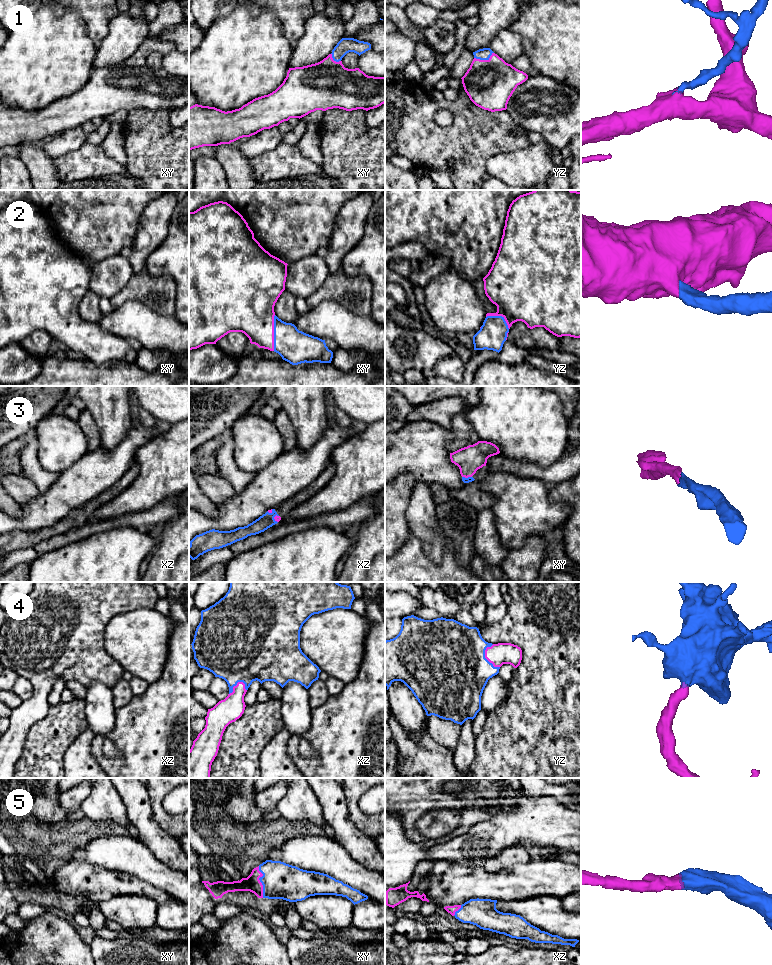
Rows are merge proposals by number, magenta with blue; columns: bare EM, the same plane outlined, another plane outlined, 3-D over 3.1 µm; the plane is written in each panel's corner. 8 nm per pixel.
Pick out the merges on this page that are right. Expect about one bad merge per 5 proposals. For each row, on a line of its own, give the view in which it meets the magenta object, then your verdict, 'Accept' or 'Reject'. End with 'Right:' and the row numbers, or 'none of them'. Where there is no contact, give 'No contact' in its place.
1: Touches magenta in yz. Accept
2: Touches magenta in xy. Accept
3: Touches magenta in xz. Accept
4: Touches magenta in yz. Accept
5: Touches magenta in xy. Accept
Right: 1, 2, 3, 4, 5

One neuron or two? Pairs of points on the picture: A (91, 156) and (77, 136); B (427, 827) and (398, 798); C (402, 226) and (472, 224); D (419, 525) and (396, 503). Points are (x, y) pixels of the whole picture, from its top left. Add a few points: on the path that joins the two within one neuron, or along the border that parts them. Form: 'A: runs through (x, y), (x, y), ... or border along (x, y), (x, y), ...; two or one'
A: border along (85, 142), (79, 147), (61, 155); two
B: border along (440, 807), (417, 820), (421, 835); two
C: runs through (419, 223), (455, 223); one
D: border along (413, 490), (405, 513), (405, 519), (410, 531); two

